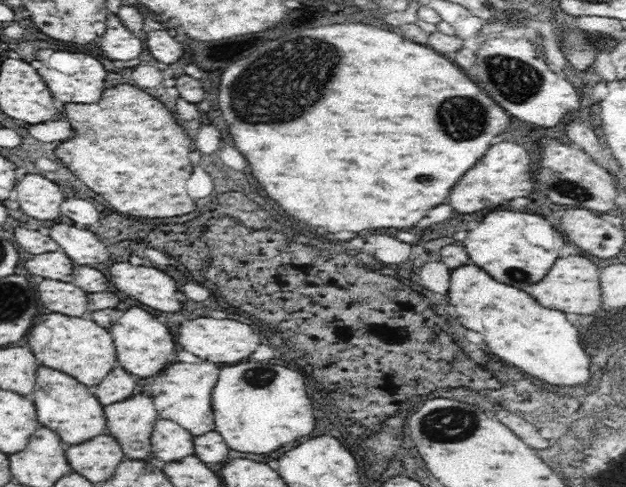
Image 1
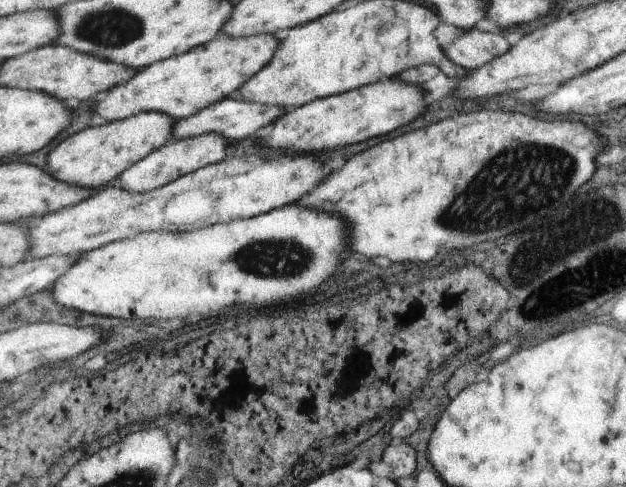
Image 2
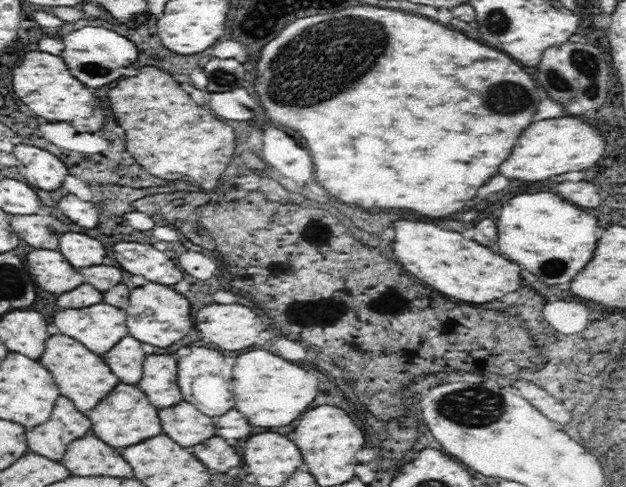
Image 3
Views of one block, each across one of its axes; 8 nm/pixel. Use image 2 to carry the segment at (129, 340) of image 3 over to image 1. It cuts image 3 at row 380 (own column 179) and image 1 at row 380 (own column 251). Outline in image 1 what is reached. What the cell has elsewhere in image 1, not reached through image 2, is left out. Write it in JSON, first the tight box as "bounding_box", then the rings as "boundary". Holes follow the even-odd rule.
{"bounding_box":[90,366,138,408],"boundary":[[[118,366],[102,380],[102,384],[98,384],[96,388],[90,388],[90,394],[94,394],[98,398],[98,404],[102,408],[108,408],[112,404],[120,404],[120,402],[136,396],[136,392],[138,392],[136,388],[138,388],[136,378]]]}

